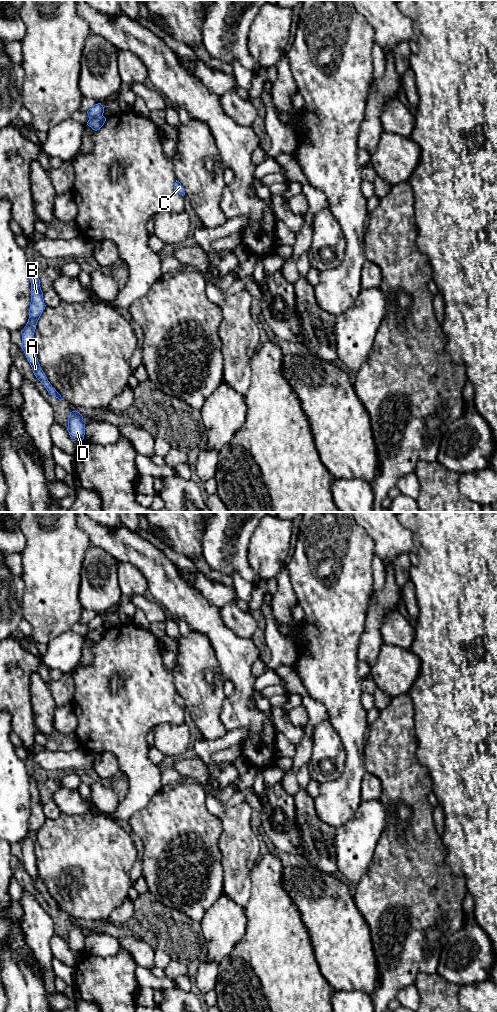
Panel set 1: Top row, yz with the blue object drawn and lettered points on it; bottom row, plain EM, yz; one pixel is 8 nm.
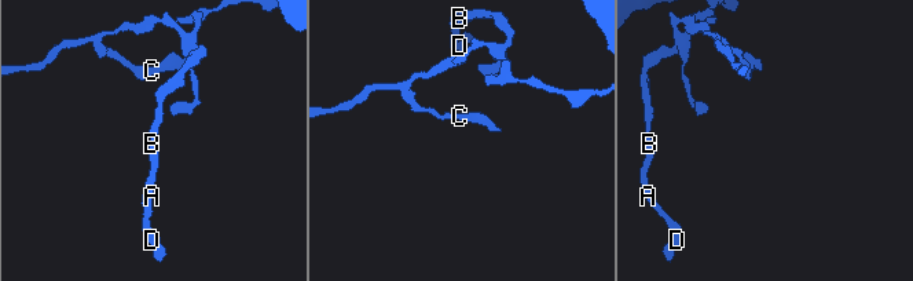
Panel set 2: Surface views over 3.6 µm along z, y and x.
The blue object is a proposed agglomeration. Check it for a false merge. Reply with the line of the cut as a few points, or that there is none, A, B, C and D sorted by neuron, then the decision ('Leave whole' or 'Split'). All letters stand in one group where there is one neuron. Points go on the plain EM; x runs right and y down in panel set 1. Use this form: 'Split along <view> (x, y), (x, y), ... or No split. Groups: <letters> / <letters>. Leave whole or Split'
Split along yz (102, 626), (89, 631). Groups: A B D / C. Split

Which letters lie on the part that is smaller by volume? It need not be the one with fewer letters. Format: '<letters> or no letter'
C

